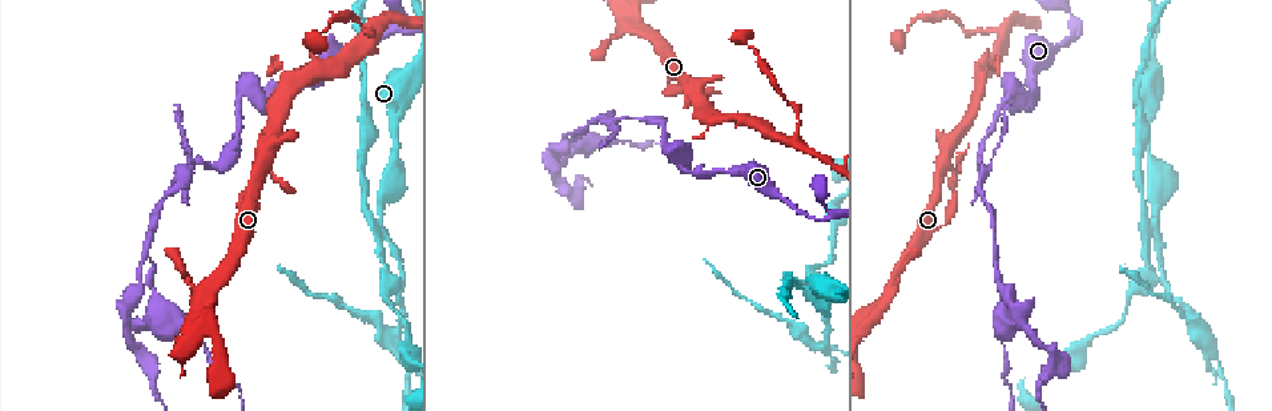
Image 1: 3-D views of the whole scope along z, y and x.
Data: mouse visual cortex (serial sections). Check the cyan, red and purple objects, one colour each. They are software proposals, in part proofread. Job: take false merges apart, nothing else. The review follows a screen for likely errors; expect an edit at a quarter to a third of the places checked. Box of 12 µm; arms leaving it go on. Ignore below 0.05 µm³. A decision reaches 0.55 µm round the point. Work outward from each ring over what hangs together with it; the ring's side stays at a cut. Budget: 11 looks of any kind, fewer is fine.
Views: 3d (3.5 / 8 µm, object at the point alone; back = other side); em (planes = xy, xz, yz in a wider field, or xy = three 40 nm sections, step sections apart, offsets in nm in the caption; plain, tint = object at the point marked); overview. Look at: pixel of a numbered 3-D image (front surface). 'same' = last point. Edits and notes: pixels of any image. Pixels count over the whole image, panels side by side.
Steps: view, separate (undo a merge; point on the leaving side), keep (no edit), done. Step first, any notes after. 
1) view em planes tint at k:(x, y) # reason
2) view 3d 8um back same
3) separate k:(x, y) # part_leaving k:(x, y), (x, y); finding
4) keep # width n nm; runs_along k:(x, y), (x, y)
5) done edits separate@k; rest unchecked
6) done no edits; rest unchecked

view 3d 3.5um back at 1:(1080, 27) # three-way junction

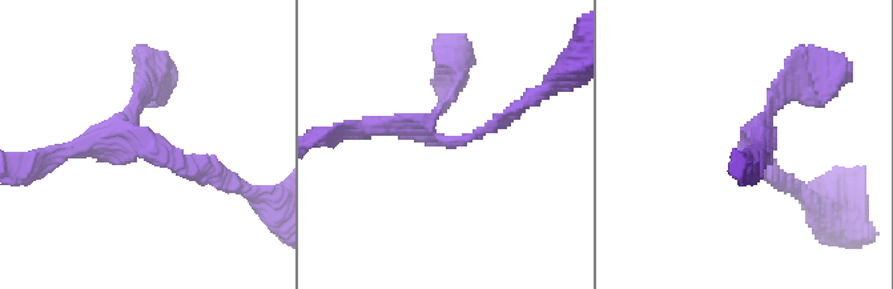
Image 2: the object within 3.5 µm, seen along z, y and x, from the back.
view em xy step 5 tint at 2:(442, 140)

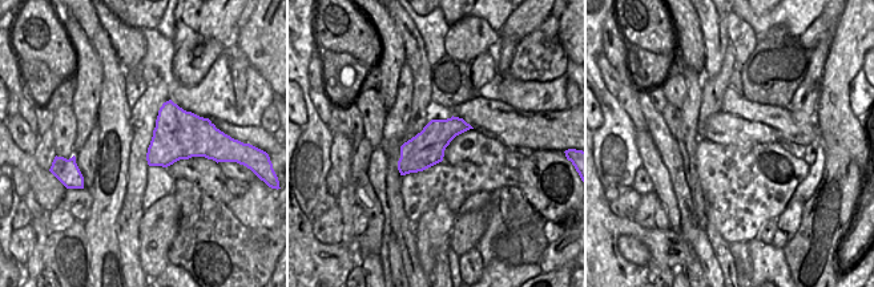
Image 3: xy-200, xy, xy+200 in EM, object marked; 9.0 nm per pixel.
keep # runs_along 2:(217, 172), (120, 131), (148, 93); continuous, no second cell

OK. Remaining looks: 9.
view 3d 3.5um at 1:(962, 27) # narrows sharply

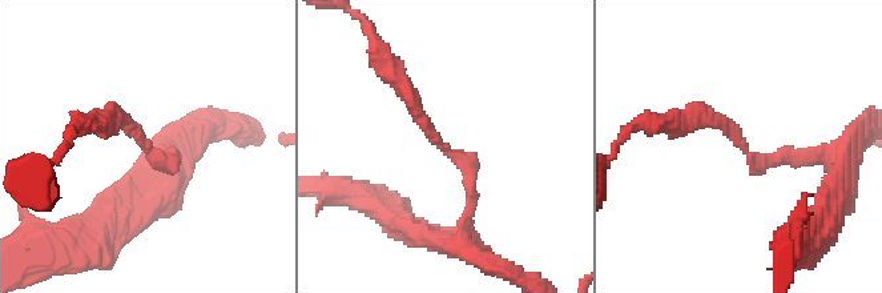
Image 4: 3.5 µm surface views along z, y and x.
view em xy step 1 tint at 4:(745, 145) # arm_widths 150, 200 nm; need the tissue

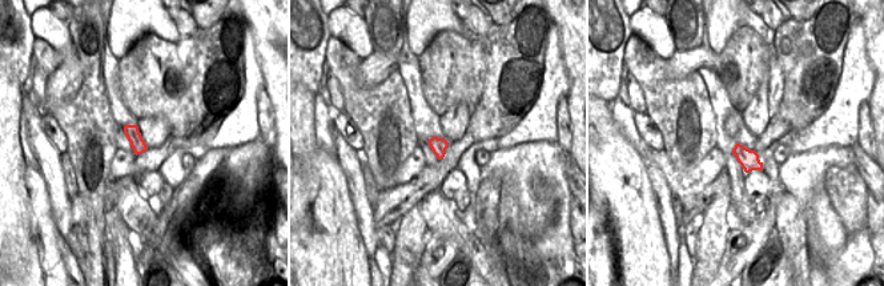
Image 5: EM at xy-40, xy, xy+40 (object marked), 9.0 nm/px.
separate 4:(425, 125) # width 140 nm; part_leaving 4:(443, 147), (378, 52); two cells meet here

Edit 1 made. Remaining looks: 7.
view 3d 3.5um at 1:(1025, 95) # branch point

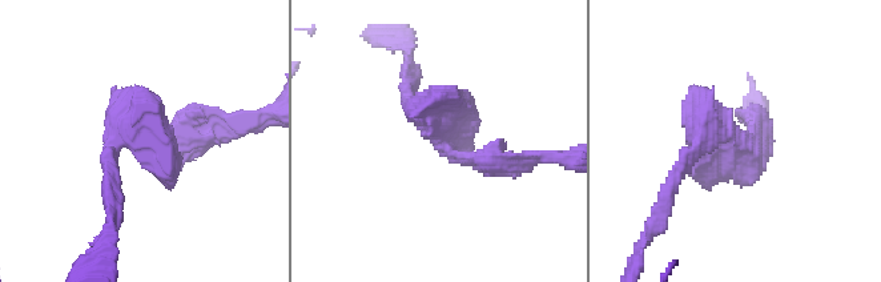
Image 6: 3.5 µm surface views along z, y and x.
view em xy step 2 tint at 6:(737, 142)

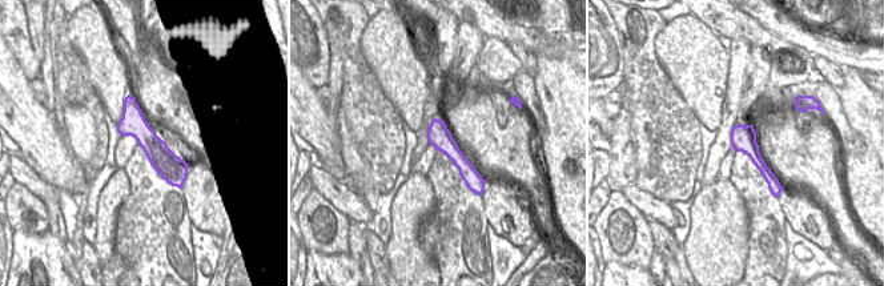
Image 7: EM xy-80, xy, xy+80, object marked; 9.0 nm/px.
view em xy step 5 tint same

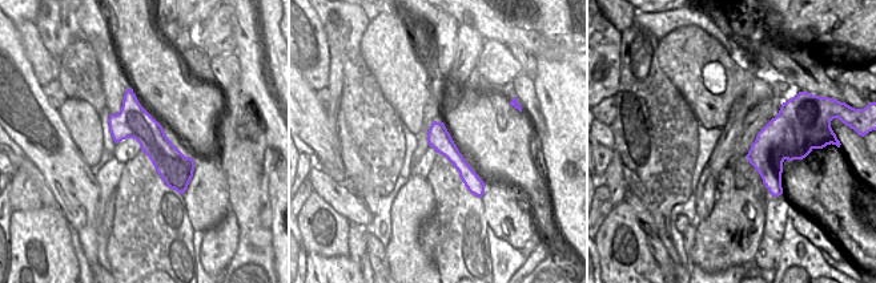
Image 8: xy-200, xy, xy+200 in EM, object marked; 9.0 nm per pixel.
keep # runs_along 6:(521, 165), (455, 158), (410, 84); all the same cell

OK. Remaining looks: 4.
view 3d 8um at 1:(981, 164) # abrupt turn

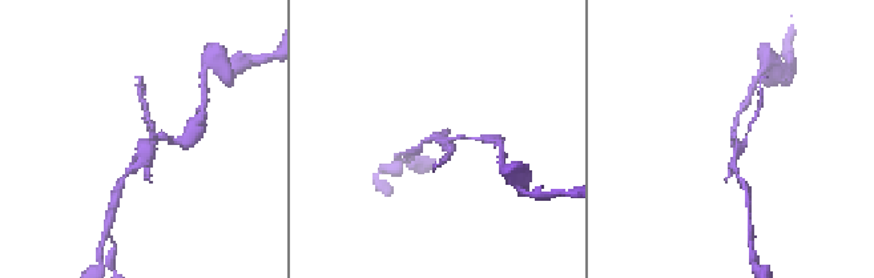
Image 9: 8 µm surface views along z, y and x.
view 3d 3.5um at 9:(735, 137) # closer look

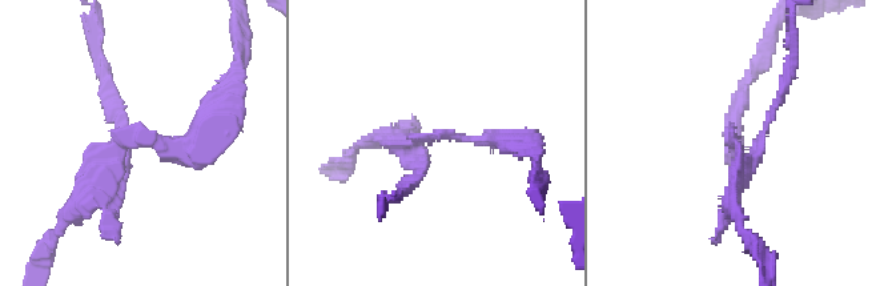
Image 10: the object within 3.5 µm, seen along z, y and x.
view em xy step 1 tint at 10:(410, 142)

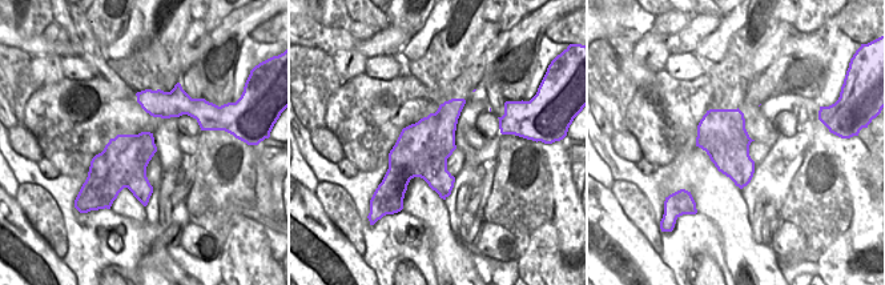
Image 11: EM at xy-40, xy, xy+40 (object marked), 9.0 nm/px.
separate 10:(738, 185) # part_leaving 10:(736, 142), (730, 204), (754, 241); two cells meet here

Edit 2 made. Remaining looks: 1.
done edits separate@4, separate@10; rest unchecked

